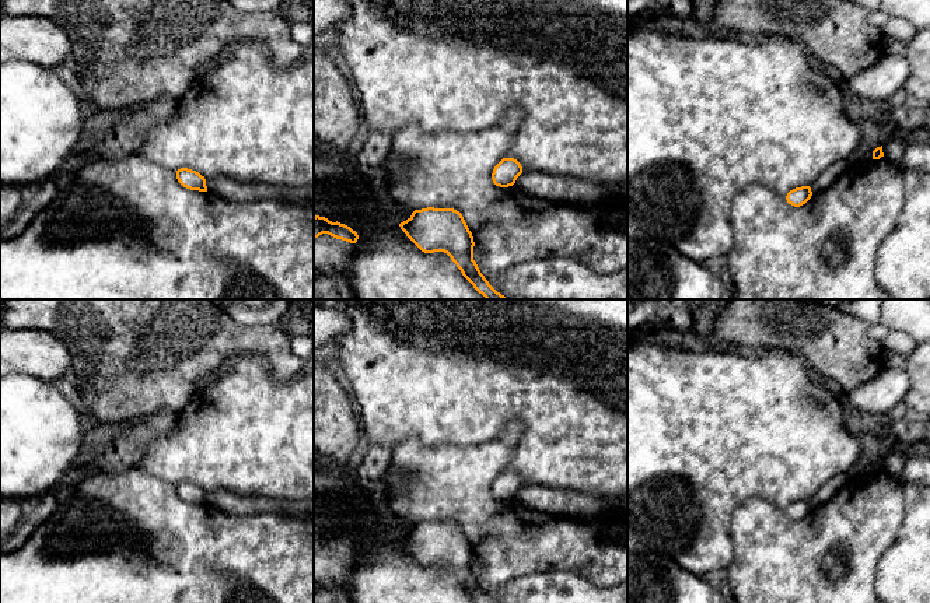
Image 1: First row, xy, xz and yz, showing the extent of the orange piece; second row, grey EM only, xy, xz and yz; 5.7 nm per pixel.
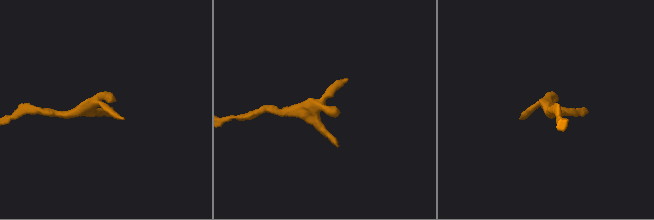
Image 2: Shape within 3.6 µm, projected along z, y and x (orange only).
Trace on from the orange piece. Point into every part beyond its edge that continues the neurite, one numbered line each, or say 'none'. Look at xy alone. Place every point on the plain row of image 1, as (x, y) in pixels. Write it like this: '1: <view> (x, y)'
none

